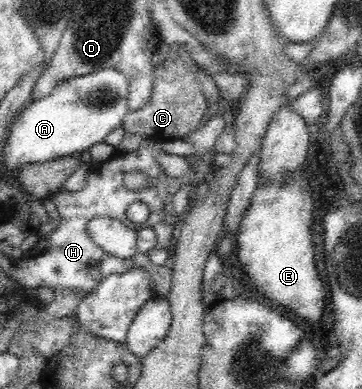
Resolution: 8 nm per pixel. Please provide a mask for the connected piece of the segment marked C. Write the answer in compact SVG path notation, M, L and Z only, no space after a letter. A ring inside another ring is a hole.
M164 51L158 62L150 101L141 109L129 110L121 125L126 133L148 137L150 142L158 144L176 138L184 139L194 133L200 123L207 119L210 105L201 91L197 75L185 64L185 58L176 55L176 61L172 61L170 54Z

